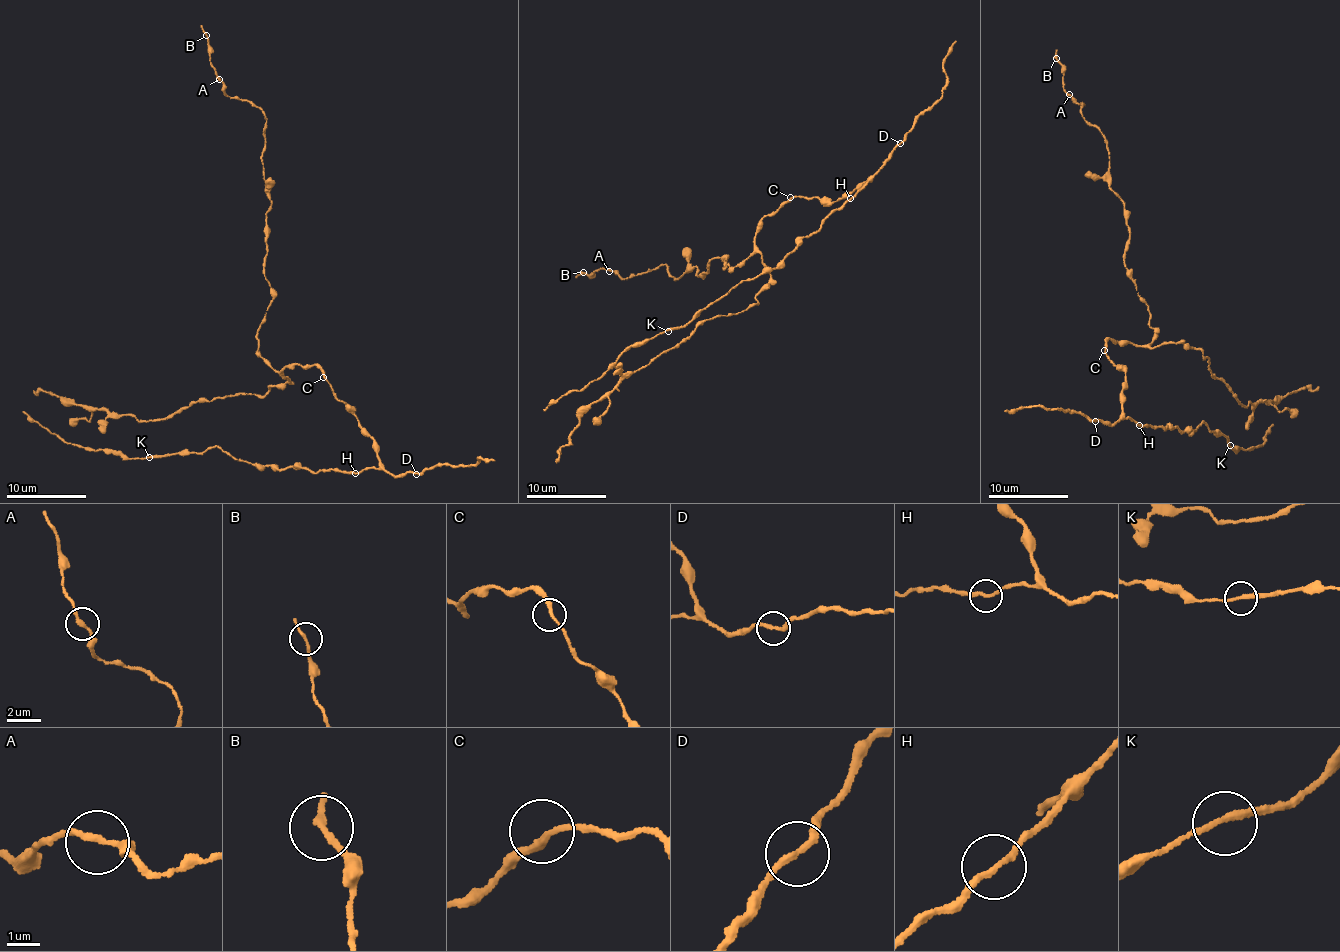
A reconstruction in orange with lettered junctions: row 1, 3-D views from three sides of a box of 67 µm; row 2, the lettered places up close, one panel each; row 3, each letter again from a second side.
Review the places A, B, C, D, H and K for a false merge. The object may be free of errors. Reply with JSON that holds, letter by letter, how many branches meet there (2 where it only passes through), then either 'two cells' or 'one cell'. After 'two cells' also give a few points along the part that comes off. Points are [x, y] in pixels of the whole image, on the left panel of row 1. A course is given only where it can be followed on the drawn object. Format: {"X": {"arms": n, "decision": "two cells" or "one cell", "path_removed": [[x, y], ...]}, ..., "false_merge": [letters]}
{"A": {"arms": 2, "decision": "one cell"}, "B": {"arms": 2, "decision": "one cell"}, "C": {"arms": 2, "decision": "one cell"}, "D": {"arms": 2, "decision": "one cell"}, "H": {"arms": 2, "decision": "one cell"}, "K": {"arms": 2, "decision": "one cell"}, "false_merge": []}

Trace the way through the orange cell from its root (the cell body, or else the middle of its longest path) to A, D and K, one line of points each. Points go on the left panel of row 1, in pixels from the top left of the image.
A: (336, 393), (313, 366), (280, 373), (257, 351), (273, 297), (265, 277), (266, 122), (228, 97), (219, 79)
D: (336, 393), (357, 418), (361, 431), (374, 442), (378, 466), (395, 476), (416, 473)
K: (336, 393), (374, 442), (377, 467), (349, 474), (301, 467), (275, 470), (214, 447), (149, 457)

